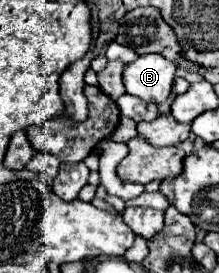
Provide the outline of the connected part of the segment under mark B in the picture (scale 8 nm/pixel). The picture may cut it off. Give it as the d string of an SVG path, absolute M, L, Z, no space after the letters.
M159 54L139 56L123 70L125 92L141 98L143 102L161 104L171 92L175 70L177 66Z

